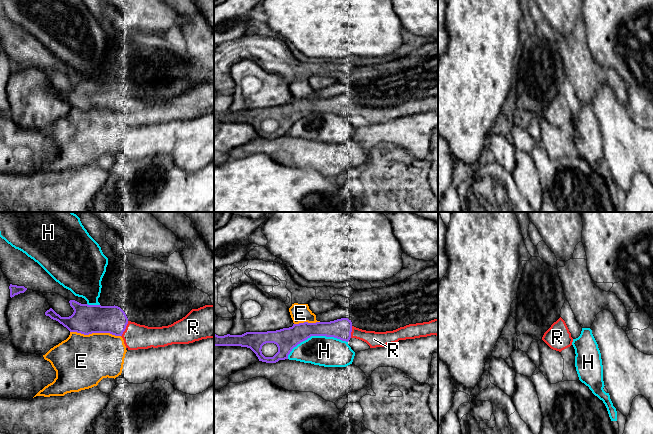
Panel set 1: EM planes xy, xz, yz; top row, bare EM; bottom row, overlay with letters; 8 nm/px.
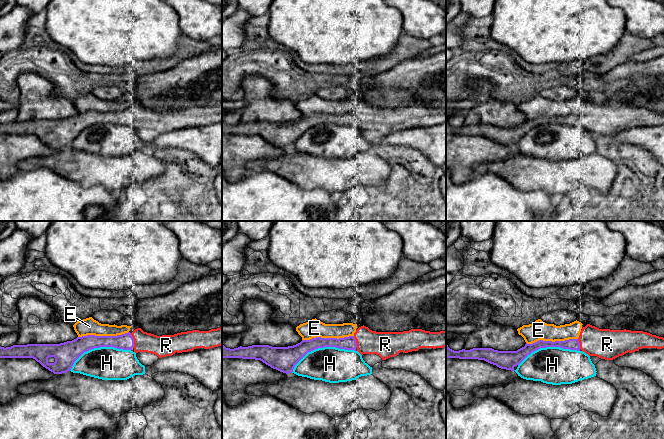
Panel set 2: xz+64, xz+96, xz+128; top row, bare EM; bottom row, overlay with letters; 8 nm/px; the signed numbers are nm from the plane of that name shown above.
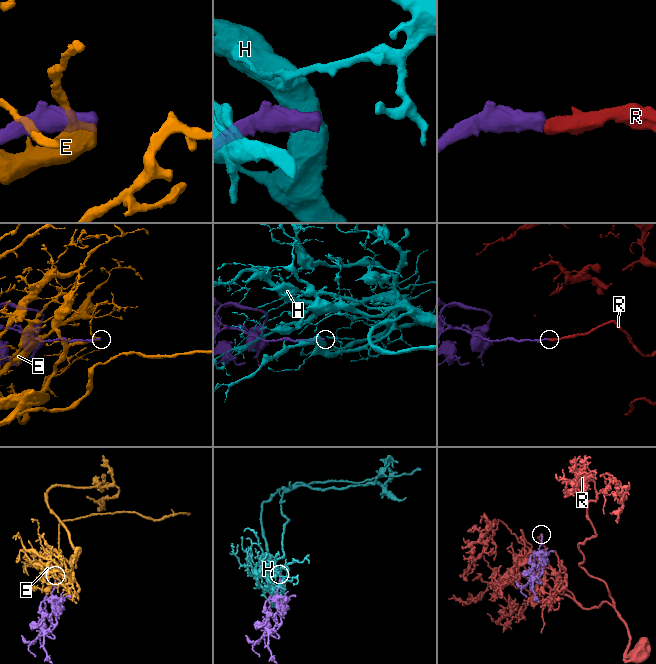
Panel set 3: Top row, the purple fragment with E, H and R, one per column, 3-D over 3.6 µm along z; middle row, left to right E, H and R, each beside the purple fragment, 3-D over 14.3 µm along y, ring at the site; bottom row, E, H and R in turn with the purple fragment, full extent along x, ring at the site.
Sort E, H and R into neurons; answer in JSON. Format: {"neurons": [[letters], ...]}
{"neurons": [["E"], ["H"], ["R"]]}

